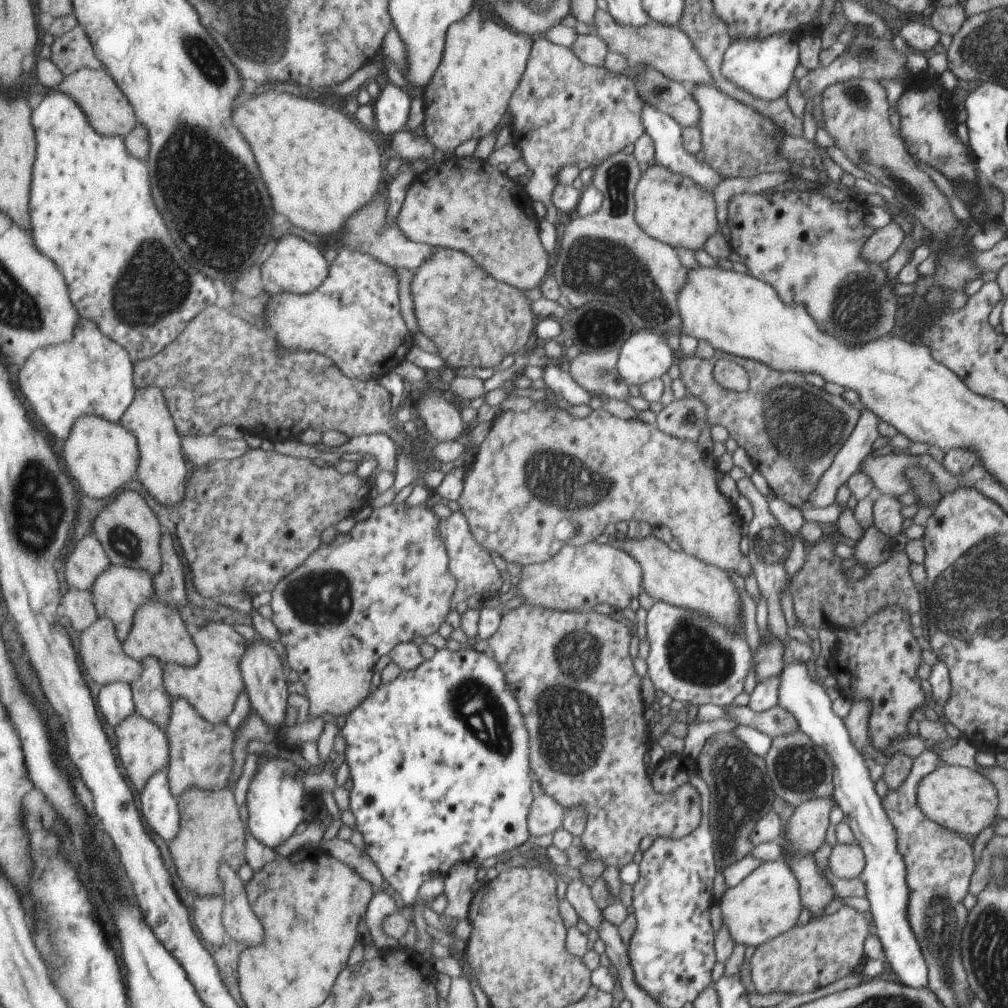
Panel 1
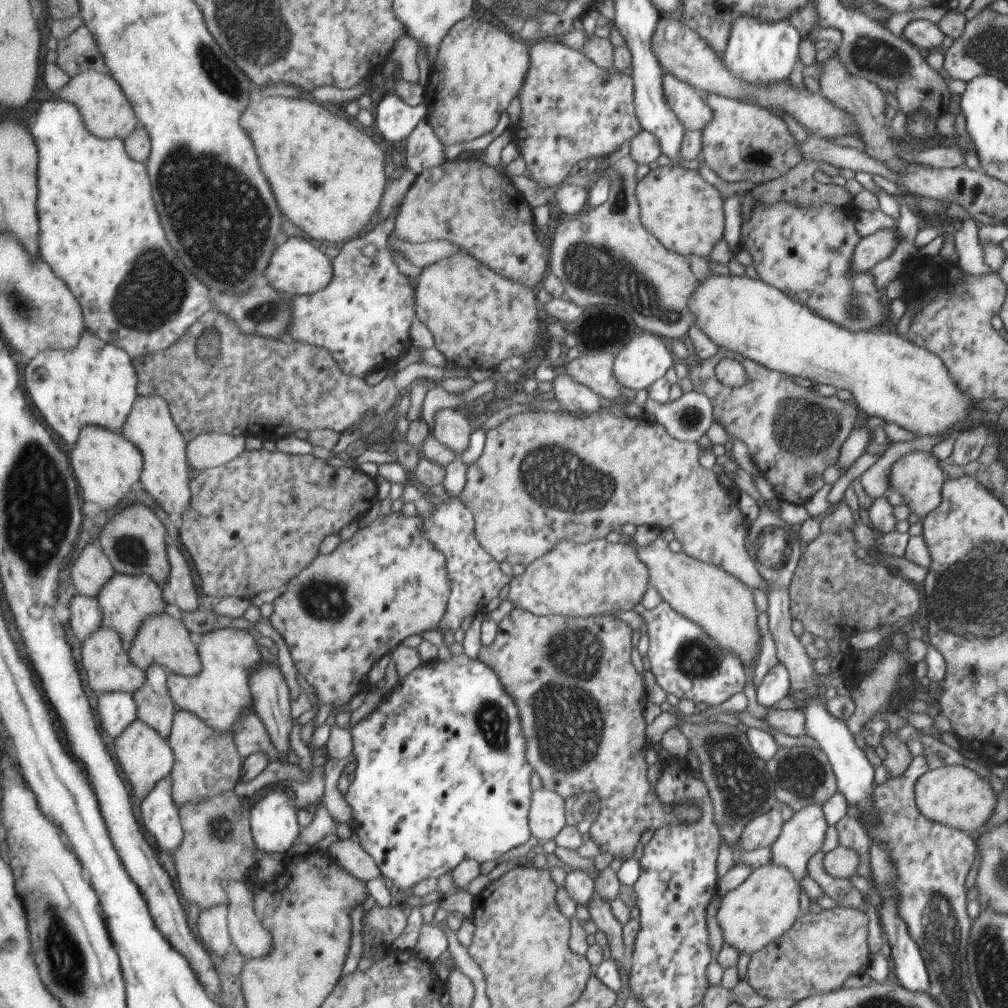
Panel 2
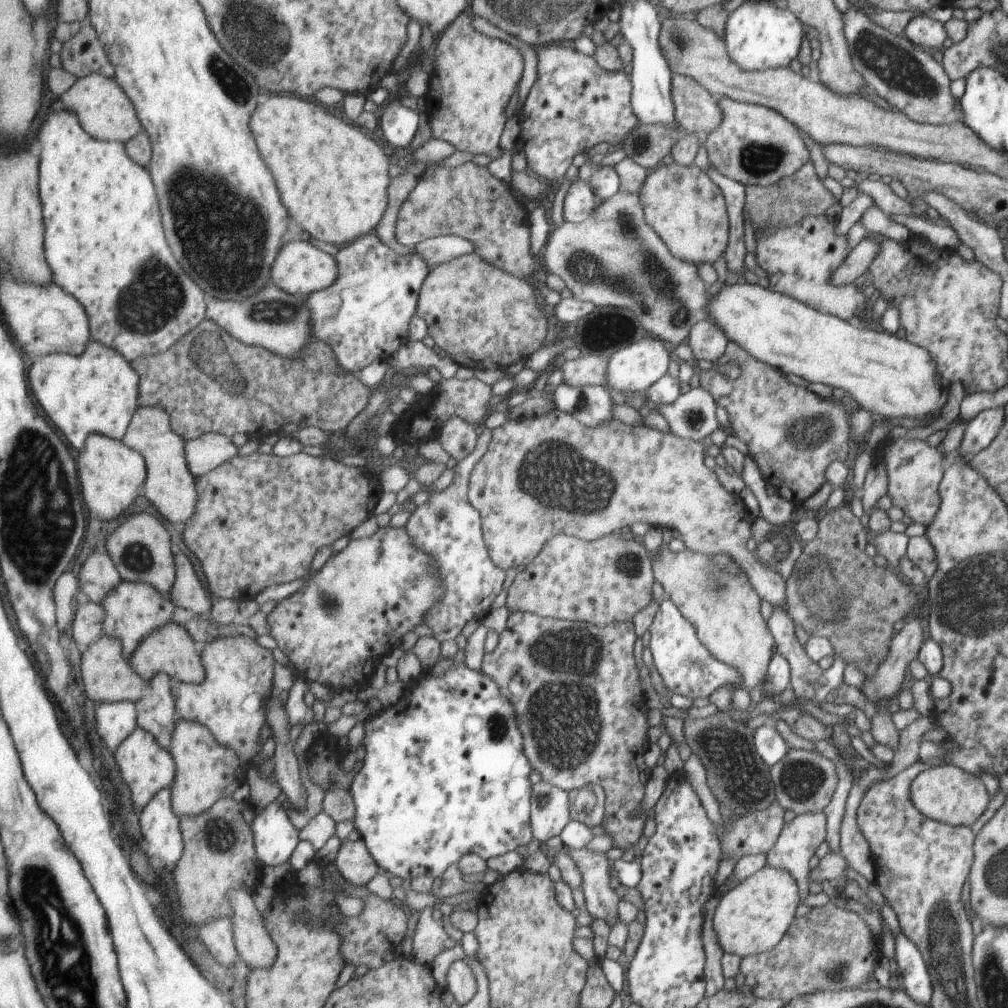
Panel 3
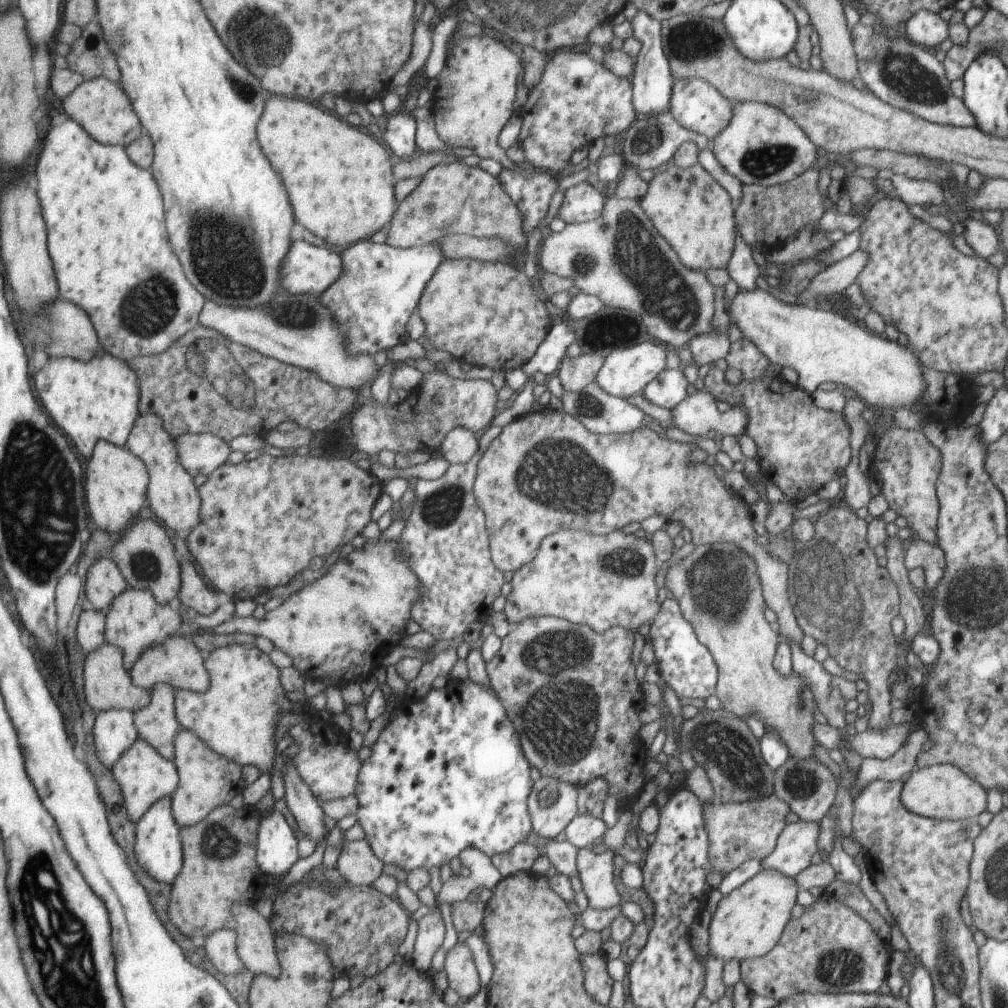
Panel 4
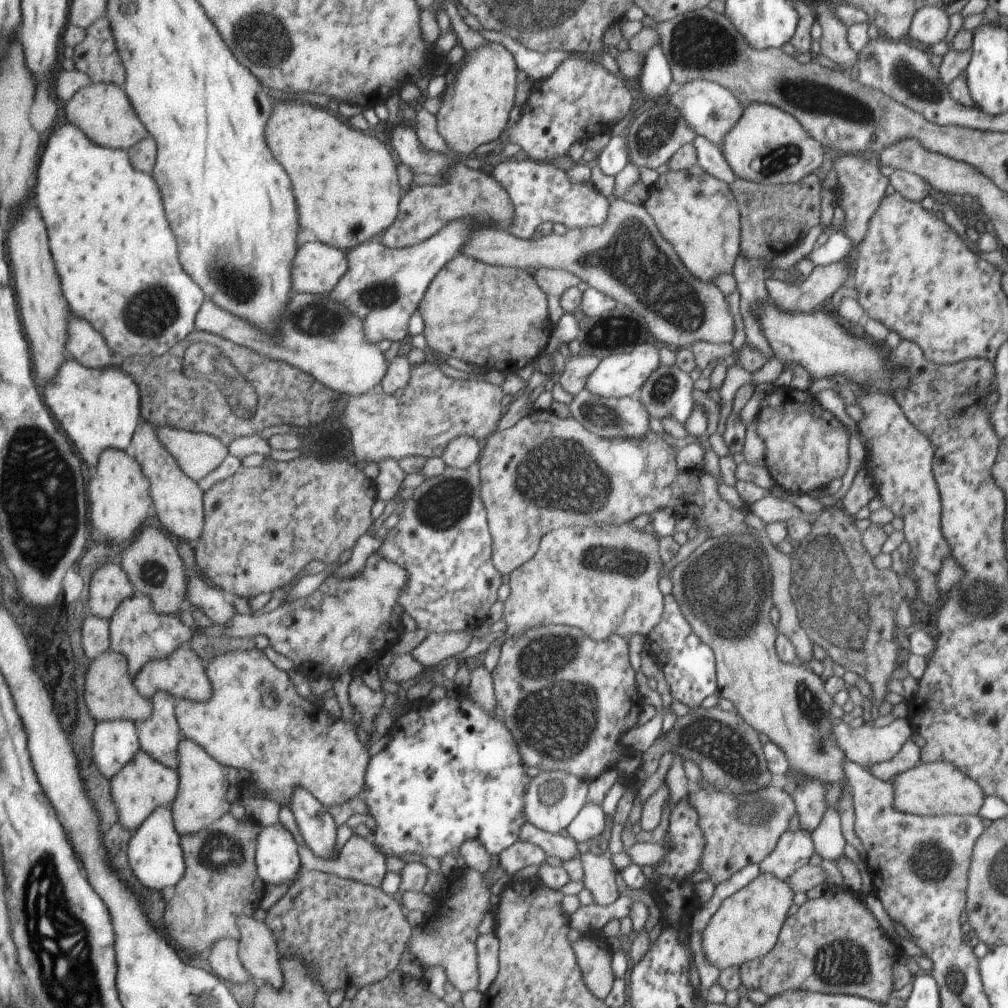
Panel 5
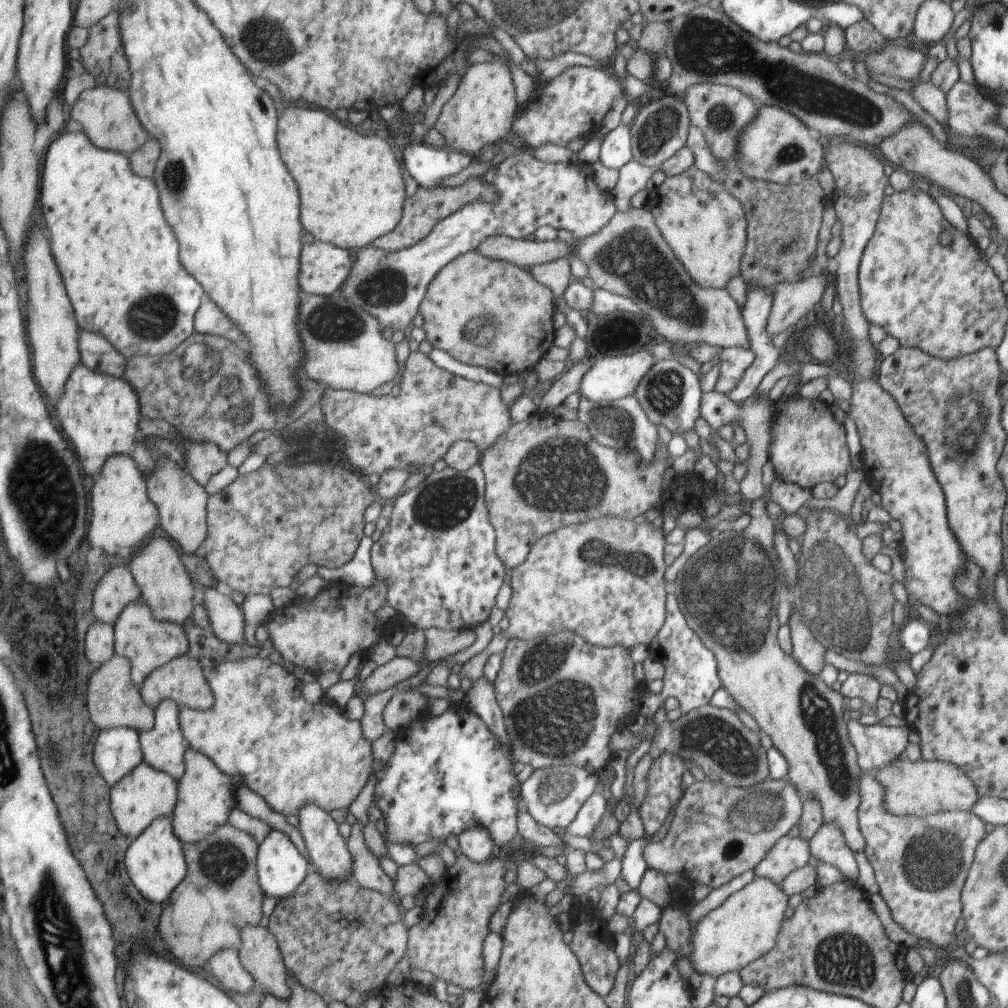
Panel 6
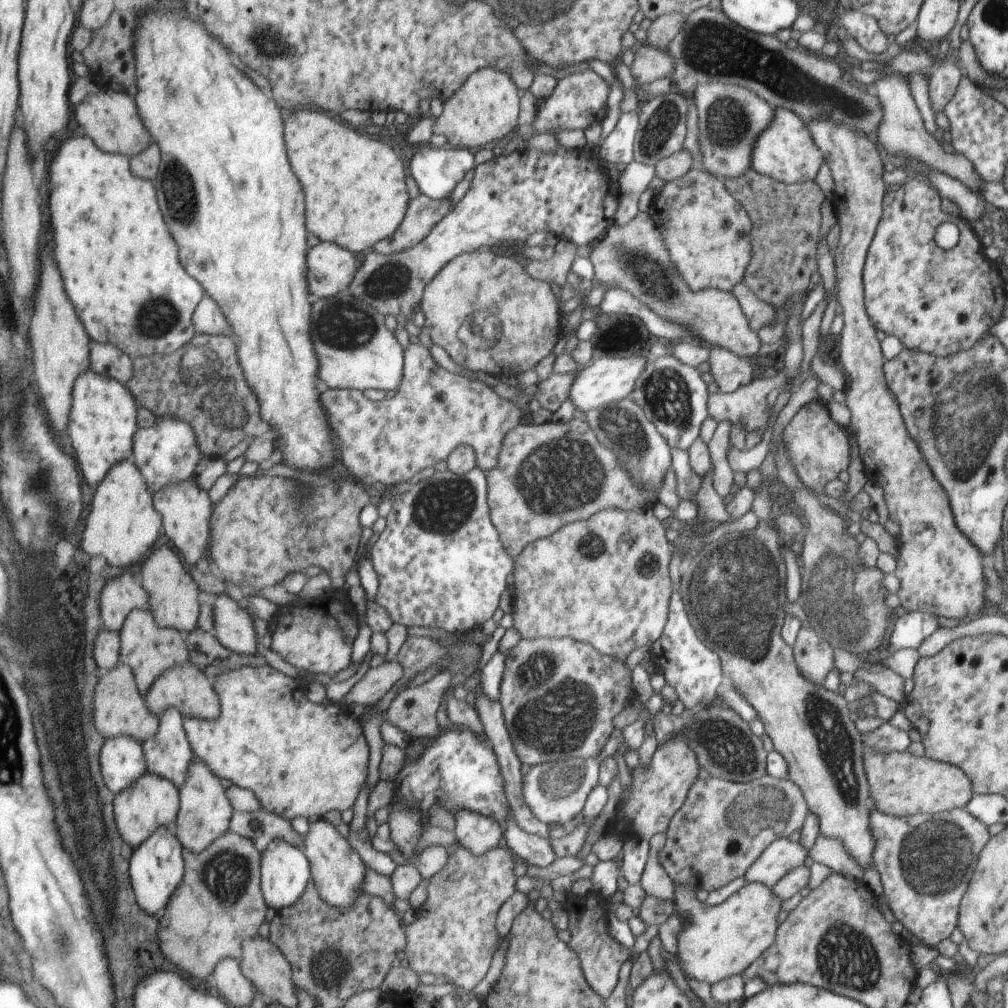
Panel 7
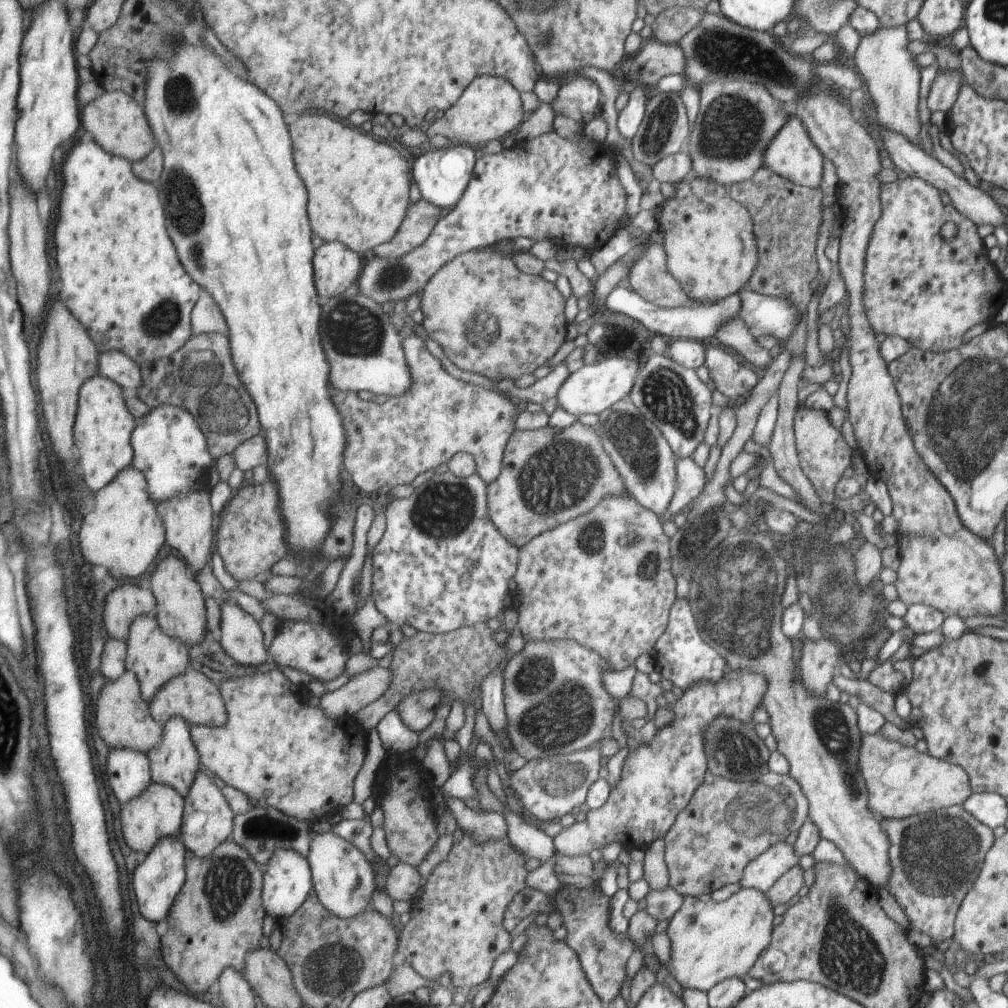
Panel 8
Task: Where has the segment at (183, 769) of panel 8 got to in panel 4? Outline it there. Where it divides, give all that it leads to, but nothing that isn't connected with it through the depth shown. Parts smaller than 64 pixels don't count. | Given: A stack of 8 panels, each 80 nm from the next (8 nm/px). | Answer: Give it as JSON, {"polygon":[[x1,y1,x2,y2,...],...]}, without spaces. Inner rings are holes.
{"polygon":[[156,684,151,690,151,704,135,712,141,738,149,741,164,757,176,757,176,736,181,729,176,715,176,689,170,684]]}

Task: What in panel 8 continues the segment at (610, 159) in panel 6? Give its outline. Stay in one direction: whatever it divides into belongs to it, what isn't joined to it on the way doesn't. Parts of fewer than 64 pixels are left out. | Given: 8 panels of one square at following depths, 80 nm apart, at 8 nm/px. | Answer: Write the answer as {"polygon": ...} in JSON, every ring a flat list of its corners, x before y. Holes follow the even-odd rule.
{"polygon":[[635,85,637,89,629,93,627,104,618,112,616,119,616,128,619,136,630,141,641,122,644,106,651,91,640,85]]}

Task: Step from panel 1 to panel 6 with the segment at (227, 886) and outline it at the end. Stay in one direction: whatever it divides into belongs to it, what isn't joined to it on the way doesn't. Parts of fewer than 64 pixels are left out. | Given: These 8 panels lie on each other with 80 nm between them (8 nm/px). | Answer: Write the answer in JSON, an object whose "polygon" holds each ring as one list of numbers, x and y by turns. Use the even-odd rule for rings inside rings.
{"polygon":[[247,924,242,930,242,940,244,946,241,948,240,957,245,968,254,976,254,980,261,985,264,992,288,999,292,995,288,983,289,966,284,960,277,936,268,927]]}

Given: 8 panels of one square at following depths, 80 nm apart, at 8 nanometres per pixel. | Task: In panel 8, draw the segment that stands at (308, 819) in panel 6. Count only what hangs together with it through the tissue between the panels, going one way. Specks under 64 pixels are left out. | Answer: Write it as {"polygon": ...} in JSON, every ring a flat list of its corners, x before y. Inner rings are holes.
{"polygon":[[335,831,317,833,306,856,312,865,314,890,321,902,337,916,348,919,361,916,373,905,376,872,366,854]]}

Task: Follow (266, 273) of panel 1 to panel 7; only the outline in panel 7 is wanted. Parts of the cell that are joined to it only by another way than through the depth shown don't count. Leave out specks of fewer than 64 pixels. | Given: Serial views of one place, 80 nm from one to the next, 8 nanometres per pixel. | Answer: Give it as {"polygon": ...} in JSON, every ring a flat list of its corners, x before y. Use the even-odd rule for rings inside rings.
{"polygon":[[321,242,309,252,309,288,319,298,340,295,356,278,355,253,334,242]]}

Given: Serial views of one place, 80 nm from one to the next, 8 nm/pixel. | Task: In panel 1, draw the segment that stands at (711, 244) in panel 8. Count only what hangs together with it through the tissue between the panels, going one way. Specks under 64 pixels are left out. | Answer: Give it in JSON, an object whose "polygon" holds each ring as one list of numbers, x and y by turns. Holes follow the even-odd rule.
{"polygon":[[649,164,635,188,635,221,650,237,666,245,703,250,707,237,717,230,715,203,711,193,700,189,688,177,672,173,661,165]]}

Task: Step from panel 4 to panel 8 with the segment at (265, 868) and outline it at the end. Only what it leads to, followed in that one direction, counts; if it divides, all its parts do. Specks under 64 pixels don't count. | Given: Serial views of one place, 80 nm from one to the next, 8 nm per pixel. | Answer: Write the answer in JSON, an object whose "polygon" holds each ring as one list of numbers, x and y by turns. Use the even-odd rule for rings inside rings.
{"polygon":[[279,847,266,864,264,873,264,907,275,921,295,914,314,890,312,865,307,857,291,847]]}

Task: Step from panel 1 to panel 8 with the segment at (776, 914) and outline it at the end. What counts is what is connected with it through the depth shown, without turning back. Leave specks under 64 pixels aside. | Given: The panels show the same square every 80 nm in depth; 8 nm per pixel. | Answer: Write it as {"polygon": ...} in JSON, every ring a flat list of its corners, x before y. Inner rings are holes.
{"polygon":[[741,888,724,901,703,902,682,895,679,910,668,920,670,961,665,966,681,987,707,992,722,980,743,978,770,943,773,906,764,892]]}

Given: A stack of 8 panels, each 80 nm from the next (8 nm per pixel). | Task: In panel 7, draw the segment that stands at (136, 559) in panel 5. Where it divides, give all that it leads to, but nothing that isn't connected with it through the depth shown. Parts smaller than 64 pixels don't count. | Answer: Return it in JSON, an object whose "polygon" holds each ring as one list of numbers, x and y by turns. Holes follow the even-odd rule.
{"polygon":[[161,545,137,568,136,572,141,575,142,584,149,593,149,608,163,628,189,632,199,626,199,586,187,572,187,566,180,552,171,546]]}

